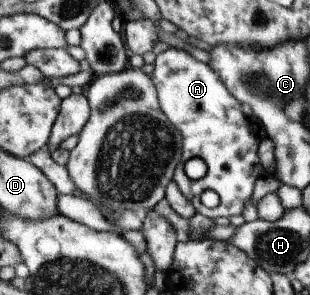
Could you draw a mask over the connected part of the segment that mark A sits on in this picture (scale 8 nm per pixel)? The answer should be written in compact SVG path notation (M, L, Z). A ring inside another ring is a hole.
M169 48L149 60L154 64L151 78L158 85L163 112L183 134L183 158L175 172L174 182L199 213L212 219L241 216L245 204L253 198L258 180L266 171L259 158L260 135L251 128L251 122L241 110L241 102L210 64L200 62L185 50ZM192 158L200 158L207 166L202 179L192 180L183 170L185 162ZM205 190L214 190L218 194L219 204L216 207L207 208L201 202L201 194Z

